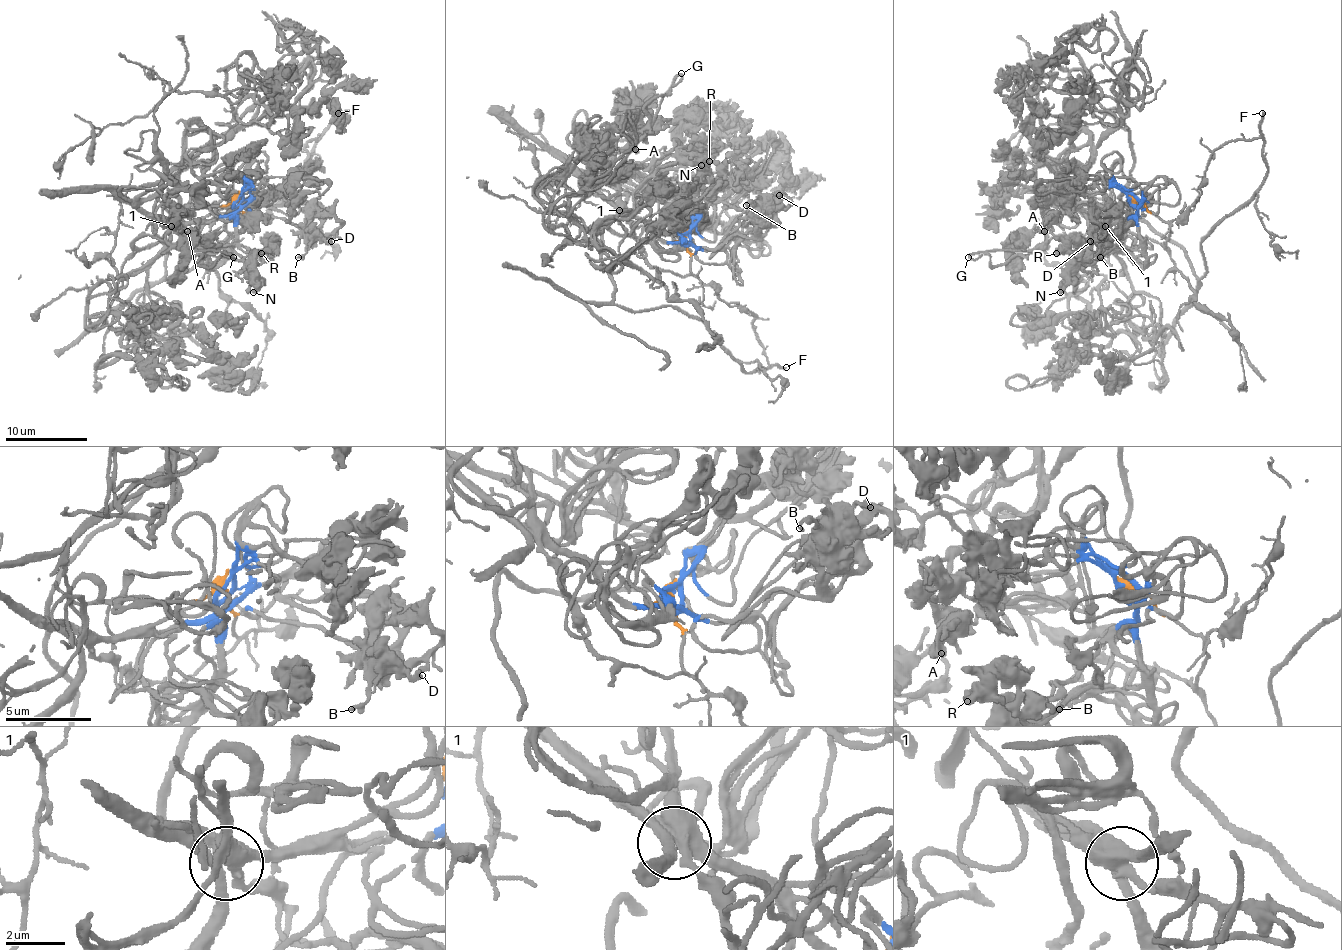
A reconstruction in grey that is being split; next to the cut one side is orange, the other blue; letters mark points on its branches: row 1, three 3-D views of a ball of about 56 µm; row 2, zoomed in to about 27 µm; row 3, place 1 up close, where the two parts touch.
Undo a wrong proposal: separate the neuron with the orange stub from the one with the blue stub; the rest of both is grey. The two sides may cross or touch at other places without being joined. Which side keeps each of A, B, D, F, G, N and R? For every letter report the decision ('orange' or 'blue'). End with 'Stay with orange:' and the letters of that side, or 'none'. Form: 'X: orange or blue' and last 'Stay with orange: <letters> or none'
A: blue
B: blue
D: blue
F: orange
G: blue
N: blue
R: blue
Stay with orange: F

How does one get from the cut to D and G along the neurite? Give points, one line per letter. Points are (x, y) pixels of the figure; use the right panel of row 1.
D: (1128, 198), (1132, 194), (1144, 215), (1130, 221), (1132, 225), (1115, 235), (1095, 235), (1089, 239), (1091, 241)
G: (1128, 198), (1136, 215), (1105, 225), (1121, 264), (1105, 274), (1064, 235), (1027, 254), (988, 250), (968, 258)

